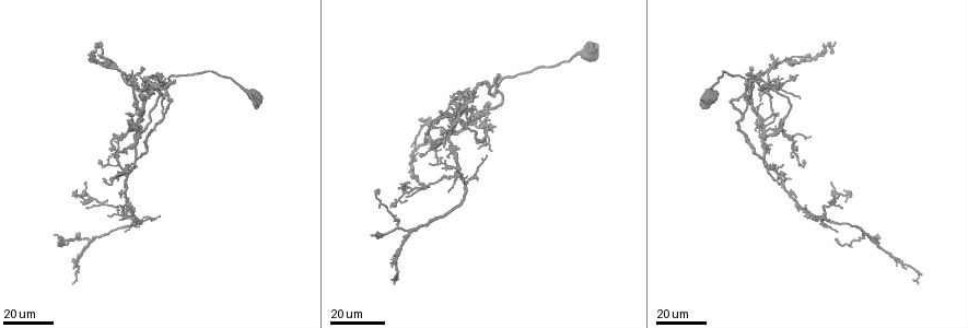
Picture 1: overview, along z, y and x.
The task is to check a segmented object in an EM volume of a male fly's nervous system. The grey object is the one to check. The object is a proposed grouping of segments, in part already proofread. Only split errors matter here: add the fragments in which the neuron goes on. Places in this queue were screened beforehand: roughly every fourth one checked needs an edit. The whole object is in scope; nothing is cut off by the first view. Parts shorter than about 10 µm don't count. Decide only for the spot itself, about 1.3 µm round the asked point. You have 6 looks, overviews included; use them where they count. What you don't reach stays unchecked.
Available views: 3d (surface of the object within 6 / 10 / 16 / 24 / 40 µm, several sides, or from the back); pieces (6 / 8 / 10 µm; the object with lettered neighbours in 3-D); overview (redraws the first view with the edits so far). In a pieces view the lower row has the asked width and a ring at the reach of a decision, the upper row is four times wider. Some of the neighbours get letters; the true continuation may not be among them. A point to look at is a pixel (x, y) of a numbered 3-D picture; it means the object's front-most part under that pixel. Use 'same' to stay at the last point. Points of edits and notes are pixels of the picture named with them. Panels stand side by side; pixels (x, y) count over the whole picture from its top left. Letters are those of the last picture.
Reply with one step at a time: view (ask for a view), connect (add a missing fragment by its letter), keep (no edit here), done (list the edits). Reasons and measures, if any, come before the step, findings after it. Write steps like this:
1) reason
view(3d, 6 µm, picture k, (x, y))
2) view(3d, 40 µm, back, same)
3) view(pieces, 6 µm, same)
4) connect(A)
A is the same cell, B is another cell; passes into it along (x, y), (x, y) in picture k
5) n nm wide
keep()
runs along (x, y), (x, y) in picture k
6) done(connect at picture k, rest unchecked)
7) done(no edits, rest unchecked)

thin end
view(3d, 24 µm, picture 1, (381, 208))

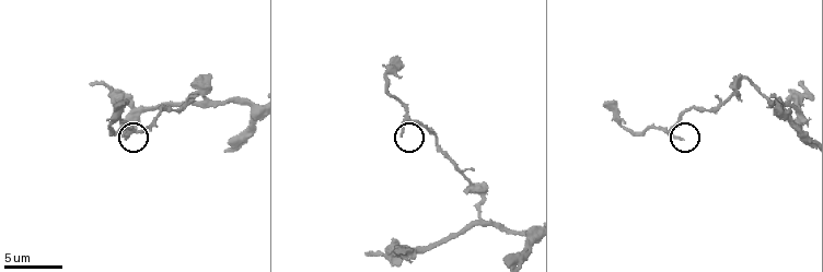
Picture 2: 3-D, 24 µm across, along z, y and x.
view(pieces, 6 µm, picture 2, (126, 141))

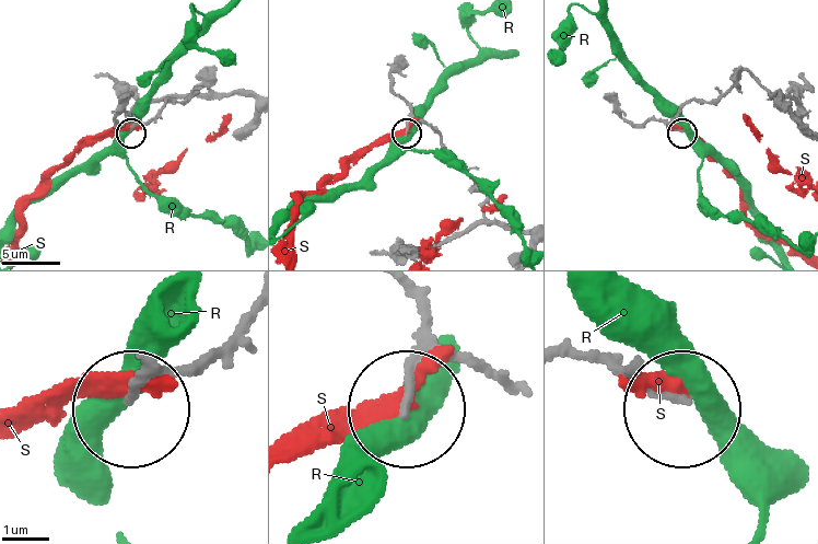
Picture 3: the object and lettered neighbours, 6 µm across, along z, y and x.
keep()
R and S are other cells; none of them fits

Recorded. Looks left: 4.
end of a long branch
view(3d, 6 µm, picture 2, (122, 104))

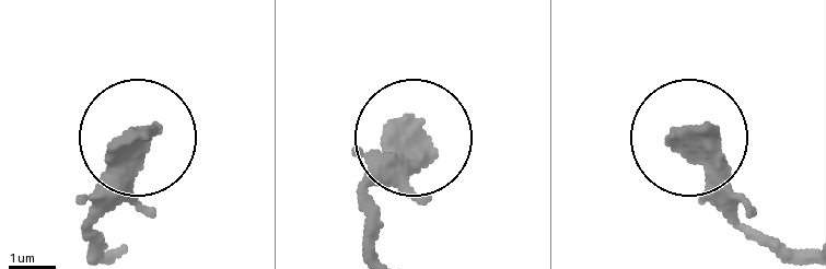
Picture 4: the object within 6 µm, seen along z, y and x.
view(pieces, 8 µm, picture 4, (410, 125))

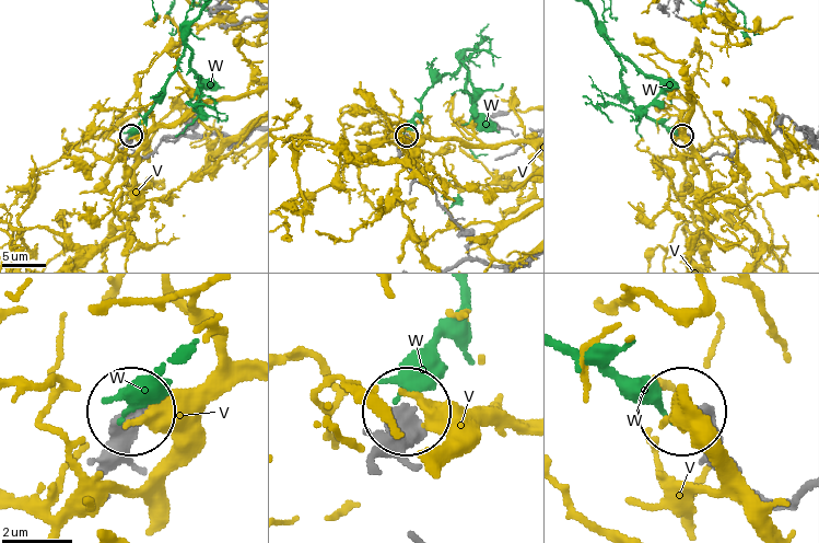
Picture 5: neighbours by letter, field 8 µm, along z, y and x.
keep()
V and W are other cells; none of them fits

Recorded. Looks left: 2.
tapers out
view(pieces, 8 µm, picture 2, (90, 84))

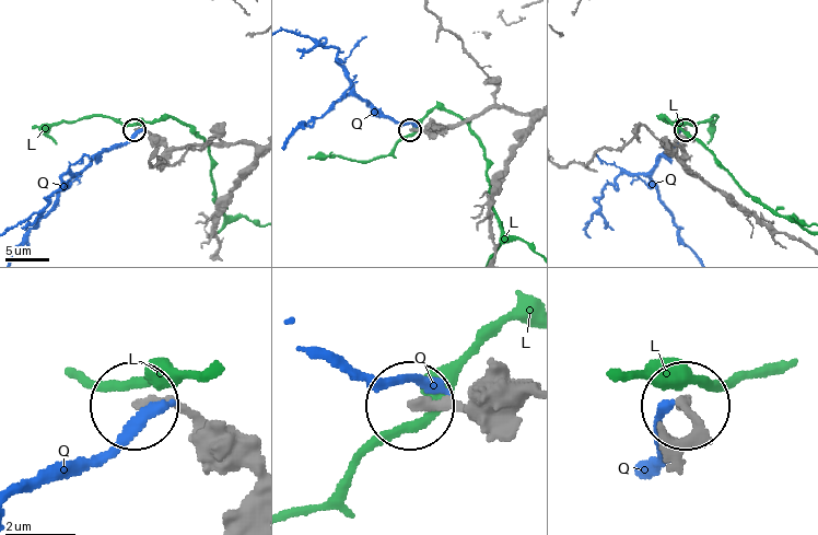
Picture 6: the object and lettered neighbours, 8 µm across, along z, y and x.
connect(Q)
Q is the same cell, L is another cell; passes into it along (253, 469), (165, 402), (103, 452), (15, 487) in picture 6; the neuron continues

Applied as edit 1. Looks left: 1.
done(connect at picture 6, rest unchecked)

